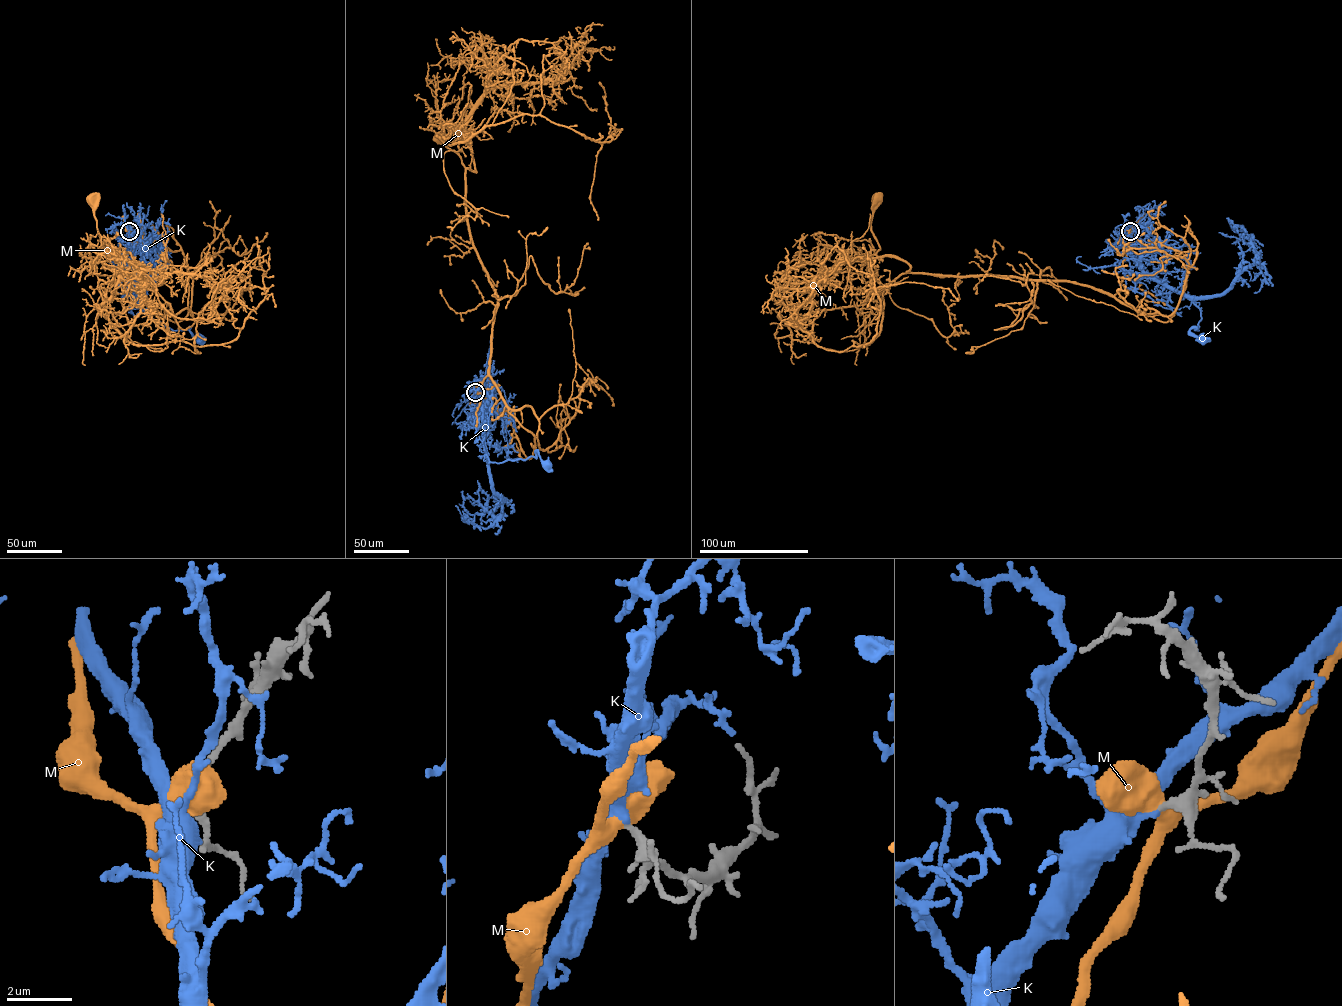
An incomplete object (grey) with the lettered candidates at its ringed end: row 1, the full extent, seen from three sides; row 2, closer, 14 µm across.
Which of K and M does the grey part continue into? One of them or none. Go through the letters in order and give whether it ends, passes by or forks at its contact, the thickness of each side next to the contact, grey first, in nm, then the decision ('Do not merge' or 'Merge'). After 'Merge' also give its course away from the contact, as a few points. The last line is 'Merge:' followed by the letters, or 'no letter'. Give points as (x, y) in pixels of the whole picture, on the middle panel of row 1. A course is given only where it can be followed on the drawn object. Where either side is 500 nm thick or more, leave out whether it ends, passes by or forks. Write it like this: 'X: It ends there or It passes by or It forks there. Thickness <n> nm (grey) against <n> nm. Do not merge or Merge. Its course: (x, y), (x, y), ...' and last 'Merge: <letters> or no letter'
K: It passes by. Thickness 200 nm (grey) against 300 nm. Merge. Its course: (475, 392), (476, 386), (488, 459), (536, 458), (536, 451), (546, 464)
M: It forks there. Thickness 240 nm (grey) against 440 nm. Do not merge
Merge: K

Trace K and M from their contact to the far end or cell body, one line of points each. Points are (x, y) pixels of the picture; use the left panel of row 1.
K: (129, 231), (136, 265), (136, 295), (143, 310), (173, 330), (190, 328), (200, 341)
M: (128, 231), (133, 245), (129, 276), (141, 295), (150, 280), (119, 275), (128, 261), (103, 248), (92, 199)

